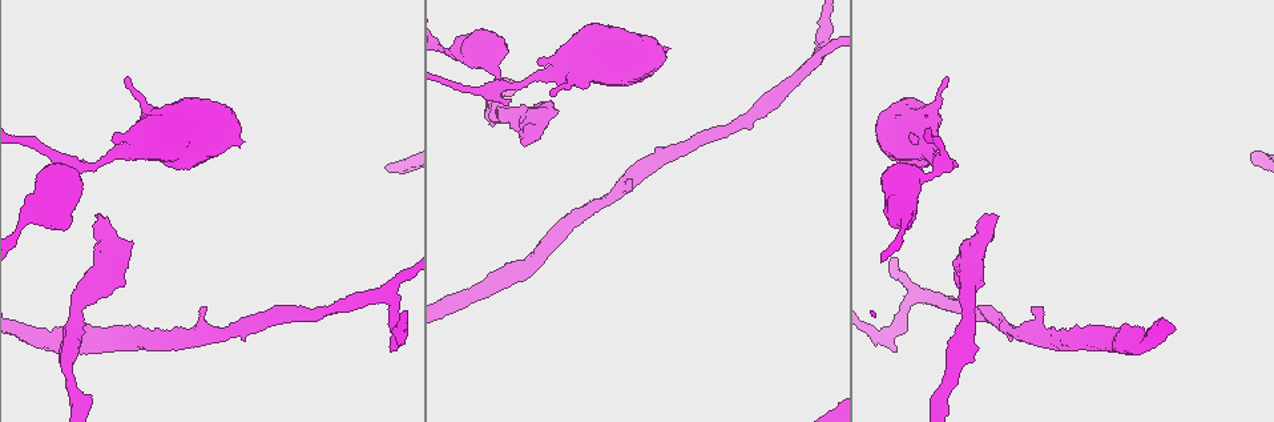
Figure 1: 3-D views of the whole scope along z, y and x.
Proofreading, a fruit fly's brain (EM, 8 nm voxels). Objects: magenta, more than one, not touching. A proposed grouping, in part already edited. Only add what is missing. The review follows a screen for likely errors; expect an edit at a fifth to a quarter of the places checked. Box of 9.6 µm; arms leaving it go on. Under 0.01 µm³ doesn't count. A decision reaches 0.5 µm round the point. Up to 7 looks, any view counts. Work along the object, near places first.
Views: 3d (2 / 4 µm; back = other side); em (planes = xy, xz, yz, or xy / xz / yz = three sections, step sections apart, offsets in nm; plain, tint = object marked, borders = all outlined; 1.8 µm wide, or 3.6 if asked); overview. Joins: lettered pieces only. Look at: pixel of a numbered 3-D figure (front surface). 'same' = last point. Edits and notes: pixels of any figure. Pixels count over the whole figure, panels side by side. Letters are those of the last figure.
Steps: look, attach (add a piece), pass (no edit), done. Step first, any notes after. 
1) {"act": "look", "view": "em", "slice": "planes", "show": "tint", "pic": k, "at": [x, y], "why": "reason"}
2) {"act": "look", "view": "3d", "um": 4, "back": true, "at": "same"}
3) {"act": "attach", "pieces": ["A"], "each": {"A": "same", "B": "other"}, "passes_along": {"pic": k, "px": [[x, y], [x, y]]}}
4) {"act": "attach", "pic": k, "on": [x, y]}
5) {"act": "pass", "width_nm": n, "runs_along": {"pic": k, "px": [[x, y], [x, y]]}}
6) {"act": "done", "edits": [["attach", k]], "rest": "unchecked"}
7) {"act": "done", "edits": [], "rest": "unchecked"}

{"act": "look", "view": "em", "slice": "planes", "show": "borders", "pic": 1, "at": [239, 145], "why": "branch stops here"}

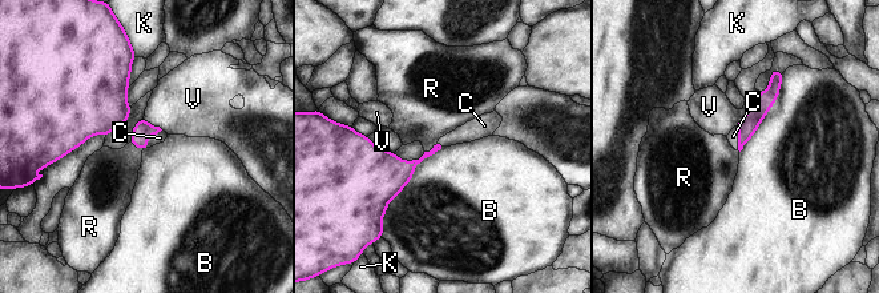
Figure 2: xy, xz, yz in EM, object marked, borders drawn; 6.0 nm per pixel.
{"act": "attach", "pieces": ["C"], "each": {"B": "other", "C": "same", "K": "other", "R": "other", "V": "other"}, "passes_along": {"pic": 2, "px": [[142, 129], [150, 135], [160, 137]]}, "found": "the cell continues"}

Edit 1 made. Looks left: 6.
{"act": "look", "view": "3d", "um": 4, "pic": 1, "at": [526, 144], "why": "stops while still wide"}

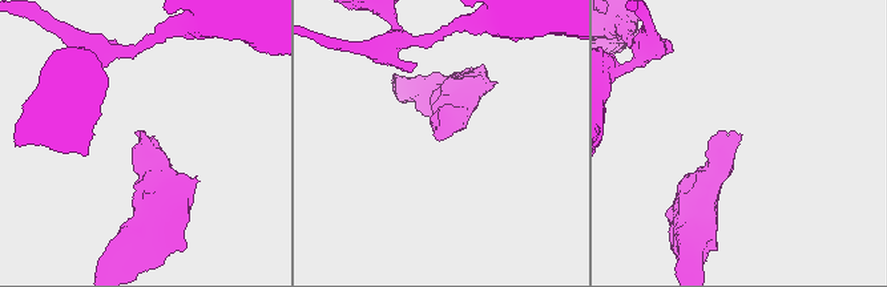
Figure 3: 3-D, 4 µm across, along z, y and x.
{"act": "look", "view": "em", "slice": "planes", "show": "borders", "pic": 3, "at": [141, 138]}

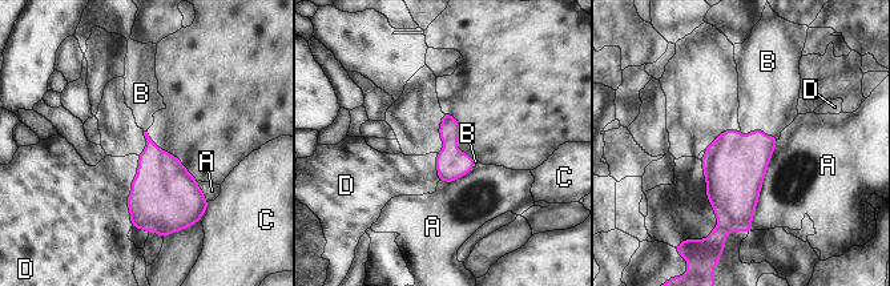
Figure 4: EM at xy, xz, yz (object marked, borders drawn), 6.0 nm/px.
{"act": "attach", "pieces": ["B"], "longest_contact_nm": ["A", 600], "each": {"A": "other", "B": "same", "C": "other", "D": "other"}, "found": "the cell continues"}

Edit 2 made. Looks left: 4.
{"act": "look", "view": "em", "slice": "planes", "show": "borders", "pic": 1, "at": [391, 349], "why": "an open end"}

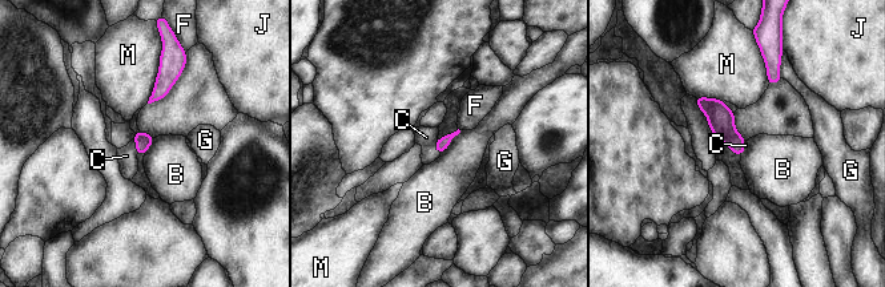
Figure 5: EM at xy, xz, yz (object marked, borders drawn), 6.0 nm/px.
{"act": "attach", "pieces": ["C"], "each": {"B": "other", "C": "same", "F": "other", "G": "other", "J": "other", "M": "other"}, "passes_along": {"pic": 5, "px": [[442, 144], [434, 146], [426, 137]]}, "found": "the cell continues"}

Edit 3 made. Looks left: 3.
{"act": "done", "edits": [["attach", 2], ["attach", 4], ["attach", 5]], "rest": "unchecked"}

